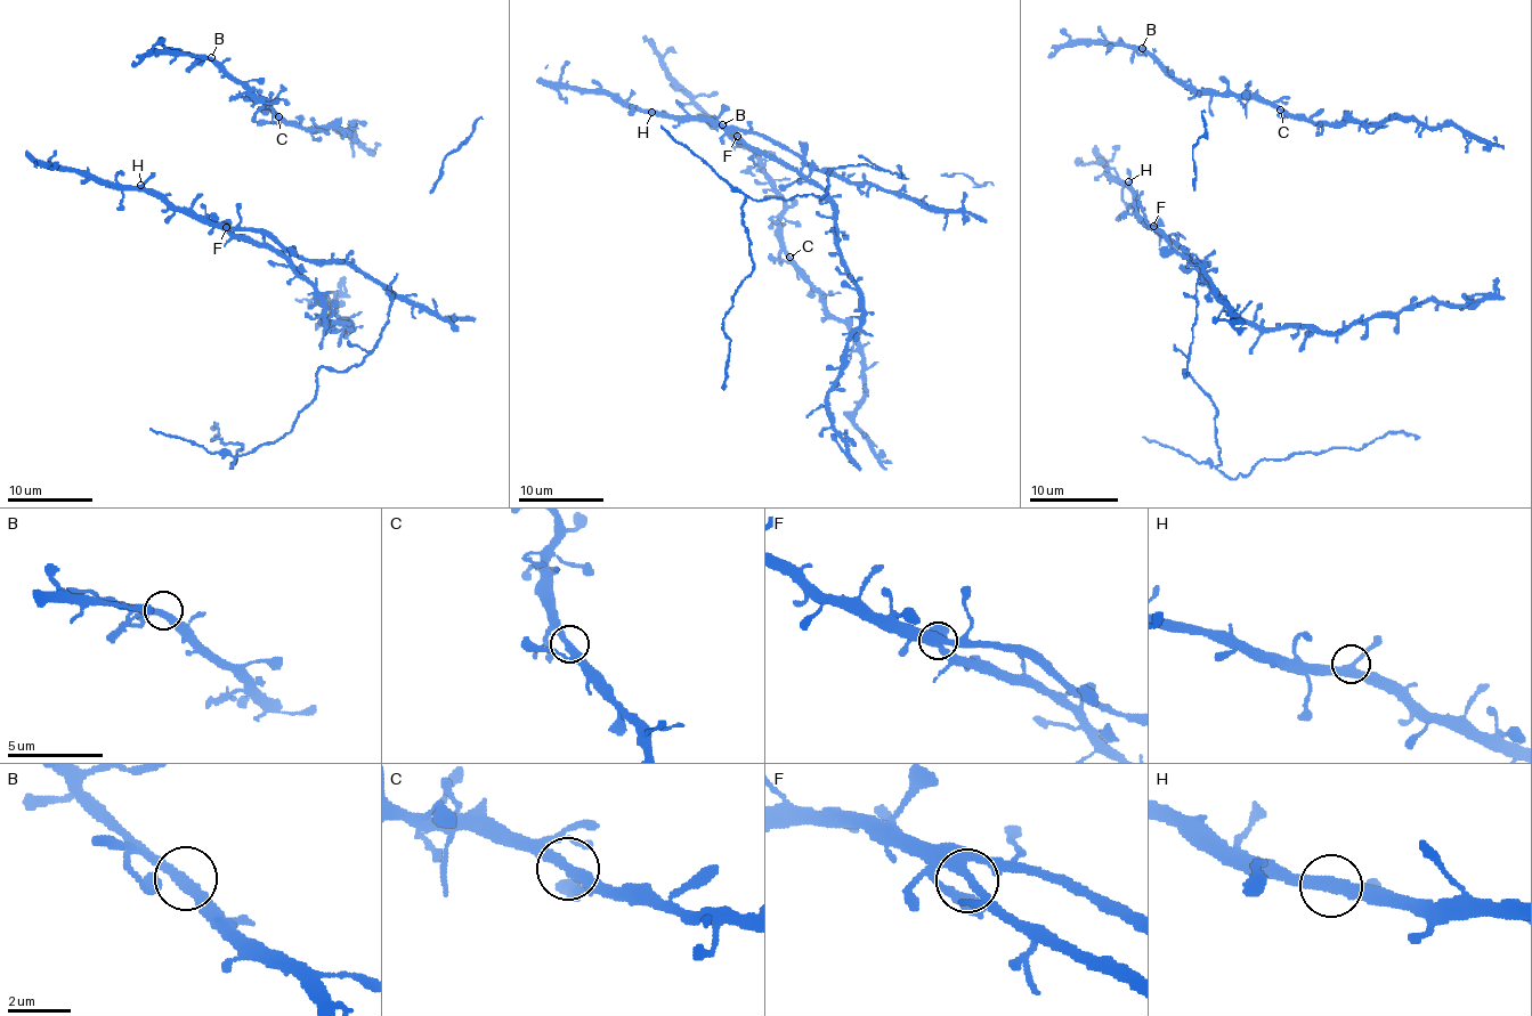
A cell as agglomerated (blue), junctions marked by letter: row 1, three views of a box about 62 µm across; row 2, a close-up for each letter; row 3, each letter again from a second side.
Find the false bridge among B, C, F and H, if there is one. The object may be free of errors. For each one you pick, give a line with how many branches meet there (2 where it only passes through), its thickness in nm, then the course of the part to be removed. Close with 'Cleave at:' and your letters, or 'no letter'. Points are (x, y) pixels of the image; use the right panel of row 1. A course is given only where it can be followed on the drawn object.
Cleave at: no letter

